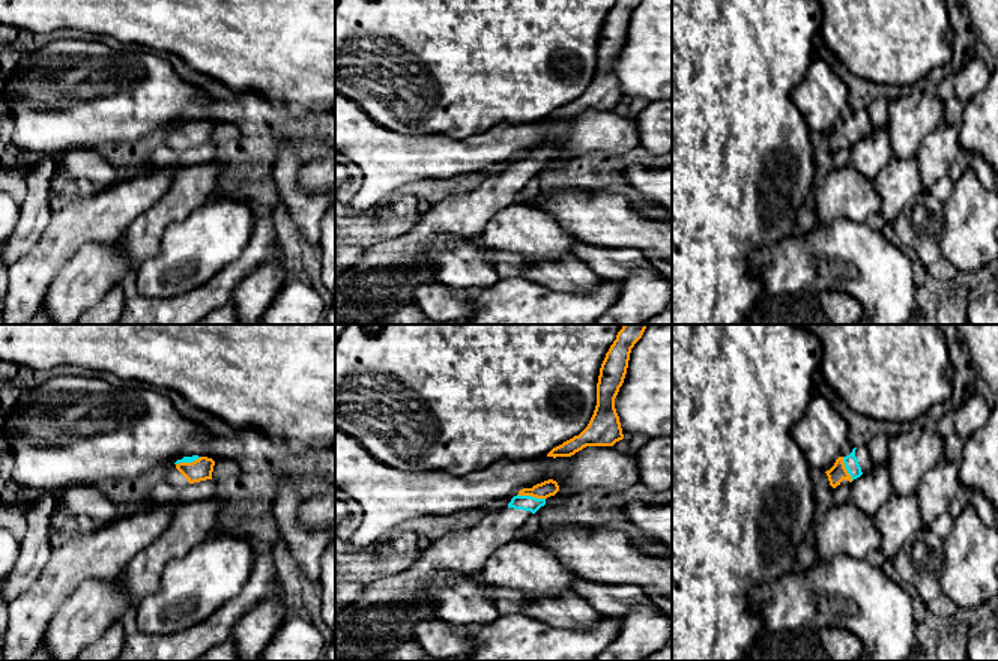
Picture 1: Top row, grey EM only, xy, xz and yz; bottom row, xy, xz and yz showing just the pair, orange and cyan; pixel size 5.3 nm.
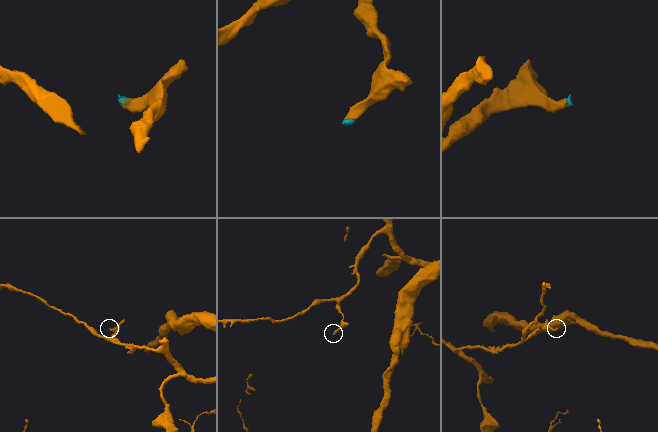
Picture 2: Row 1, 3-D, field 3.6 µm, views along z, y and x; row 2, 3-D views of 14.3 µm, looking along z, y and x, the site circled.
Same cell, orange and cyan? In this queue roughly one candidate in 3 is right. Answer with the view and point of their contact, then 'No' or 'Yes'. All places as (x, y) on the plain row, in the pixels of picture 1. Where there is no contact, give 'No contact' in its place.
Touches orange at xz (531, 158). Yes

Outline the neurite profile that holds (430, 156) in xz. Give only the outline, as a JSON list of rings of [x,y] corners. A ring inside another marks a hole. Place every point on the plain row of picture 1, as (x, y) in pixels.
[[[335,92],[335,152],[347,156],[364,173],[361,191],[352,200],[352,212],[356,213],[376,210],[392,192],[418,177],[448,179],[482,171],[549,143],[556,144],[559,153],[568,152],[577,158],[591,150],[622,156],[639,146],[634,120],[621,117],[613,110],[586,110],[571,120],[499,123],[461,140],[445,135],[403,135],[371,120],[358,104]]]

